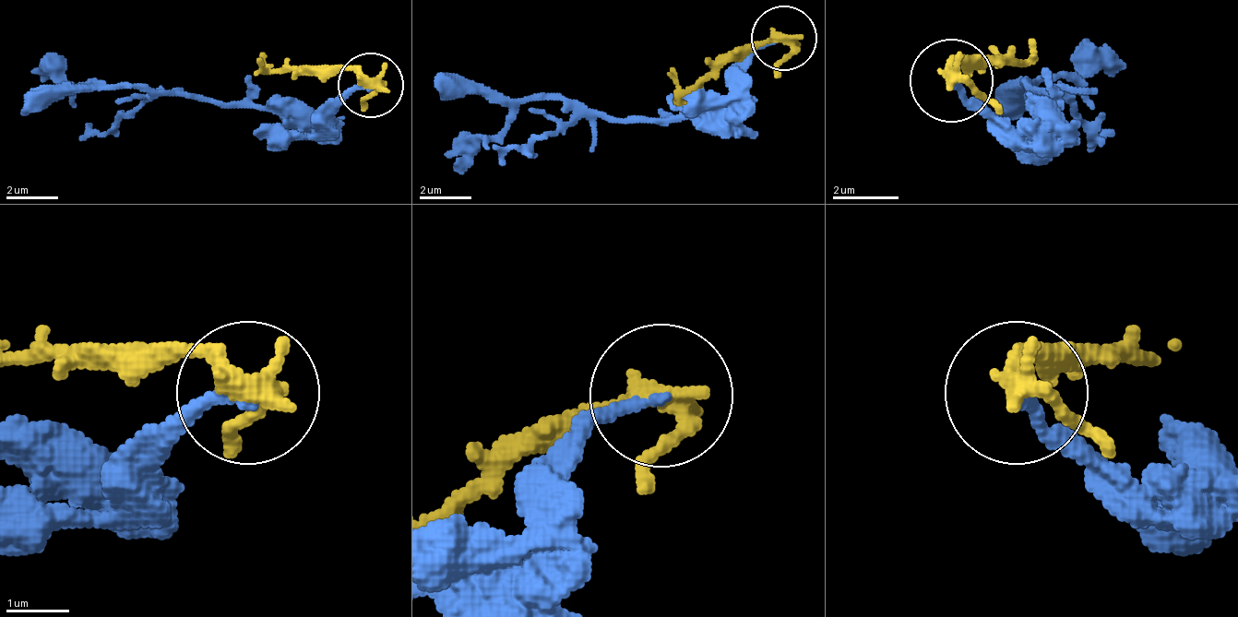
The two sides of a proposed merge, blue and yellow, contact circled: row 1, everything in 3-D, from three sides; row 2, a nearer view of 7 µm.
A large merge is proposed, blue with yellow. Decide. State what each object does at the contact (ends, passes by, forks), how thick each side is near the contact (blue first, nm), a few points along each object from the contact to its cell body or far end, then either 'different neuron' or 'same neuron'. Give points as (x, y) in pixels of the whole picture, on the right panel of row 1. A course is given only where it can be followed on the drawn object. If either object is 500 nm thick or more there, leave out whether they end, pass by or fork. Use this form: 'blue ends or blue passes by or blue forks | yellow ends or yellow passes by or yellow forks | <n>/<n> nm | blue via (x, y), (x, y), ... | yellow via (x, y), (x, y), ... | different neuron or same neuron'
blue ends | yellow passes by | 170/340 nm | blue via (949, 82), (974, 107), (1032, 124), (1057, 99), (1032, 82), (1074, 82), (1099, 65) | yellow via (949, 82), (966, 57), (1016, 57), (991, 49) | same neuron

